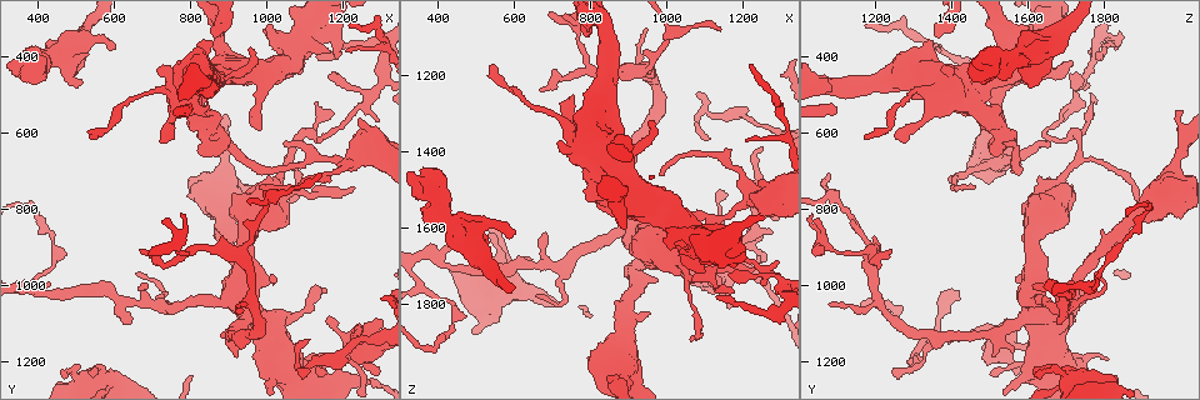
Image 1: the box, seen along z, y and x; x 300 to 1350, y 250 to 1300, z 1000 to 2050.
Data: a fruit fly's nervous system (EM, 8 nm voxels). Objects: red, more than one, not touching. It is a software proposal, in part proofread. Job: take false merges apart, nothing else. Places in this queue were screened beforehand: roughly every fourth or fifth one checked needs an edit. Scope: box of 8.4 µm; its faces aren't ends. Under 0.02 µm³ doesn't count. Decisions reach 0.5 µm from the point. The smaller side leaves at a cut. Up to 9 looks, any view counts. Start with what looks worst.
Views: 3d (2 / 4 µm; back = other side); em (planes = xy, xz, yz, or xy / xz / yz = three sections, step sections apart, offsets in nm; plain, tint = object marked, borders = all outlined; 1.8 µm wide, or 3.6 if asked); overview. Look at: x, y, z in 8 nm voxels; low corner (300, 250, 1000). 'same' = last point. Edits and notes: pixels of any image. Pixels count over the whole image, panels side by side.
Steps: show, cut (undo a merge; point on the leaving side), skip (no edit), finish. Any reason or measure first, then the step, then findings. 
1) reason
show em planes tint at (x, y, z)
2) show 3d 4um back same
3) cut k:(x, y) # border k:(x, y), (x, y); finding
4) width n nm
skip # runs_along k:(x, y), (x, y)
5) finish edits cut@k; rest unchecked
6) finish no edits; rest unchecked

small branch off a trunk
show 3d 4um at (815, 455, 1390)

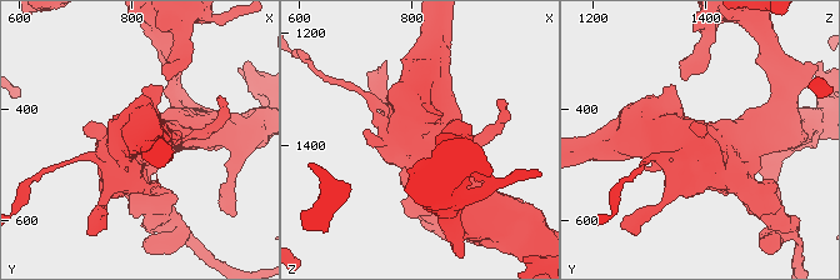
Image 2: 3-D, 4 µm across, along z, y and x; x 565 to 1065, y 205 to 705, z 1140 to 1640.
need the tissue
show em 3.6um xz step 8 tint at (815, 455, 1390)

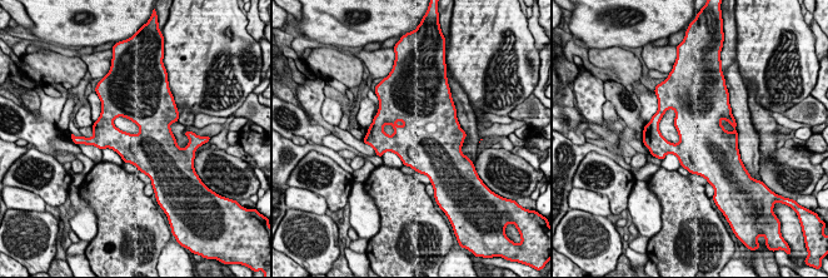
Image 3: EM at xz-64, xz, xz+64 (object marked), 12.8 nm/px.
show em 3.6um planes tint same

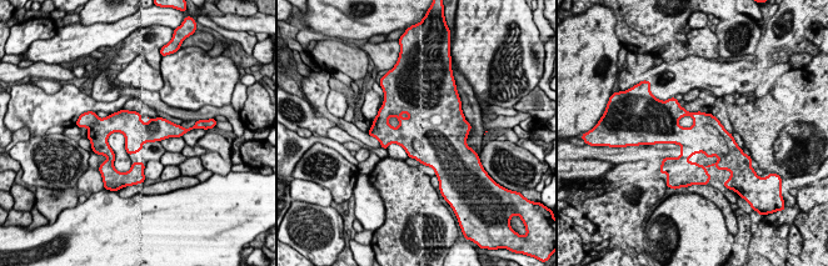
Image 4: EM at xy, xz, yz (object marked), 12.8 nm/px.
skip # runs_along 4:(100, 129), (173, 131); one neuron here

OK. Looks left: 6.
show 3d 2um back at (575, 1245, 1725)

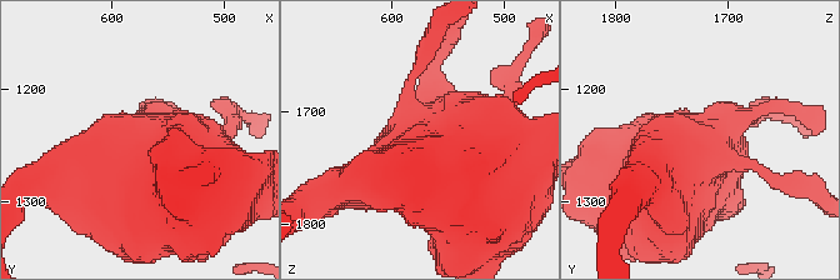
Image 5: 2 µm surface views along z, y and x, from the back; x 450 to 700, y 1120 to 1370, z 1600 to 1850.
shape alone is not enough
show em 3.6um planes tint at (574, 1244, 1730)

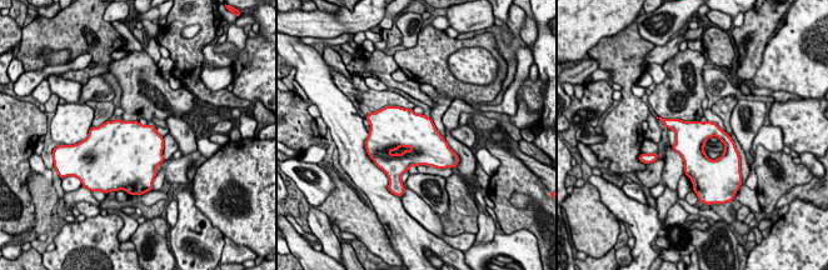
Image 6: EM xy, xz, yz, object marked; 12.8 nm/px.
skip # all the same neuron

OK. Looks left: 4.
thick turns thin
show 3d 2um at (405, 405, 1525)

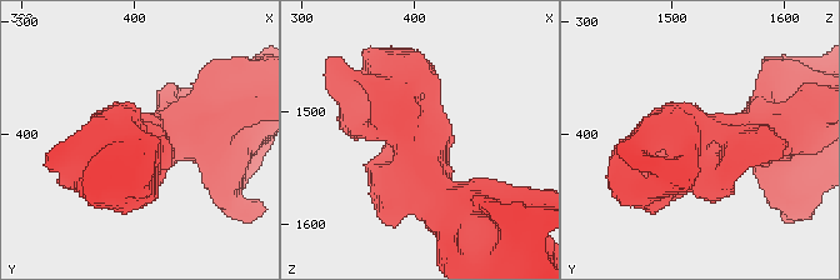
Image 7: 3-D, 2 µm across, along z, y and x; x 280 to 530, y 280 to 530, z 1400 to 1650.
show em xy step 4 plain at (404, 408, 1532)

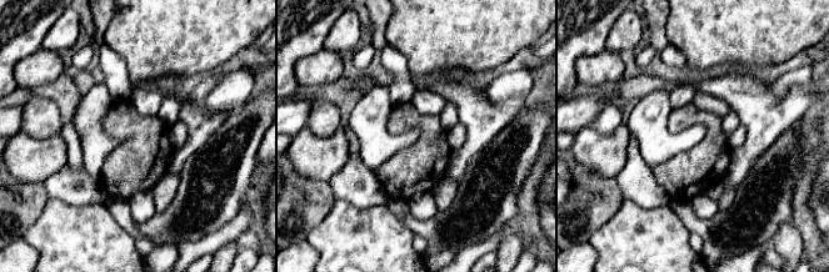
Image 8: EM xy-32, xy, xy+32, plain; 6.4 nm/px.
show em xy step 4 borders same

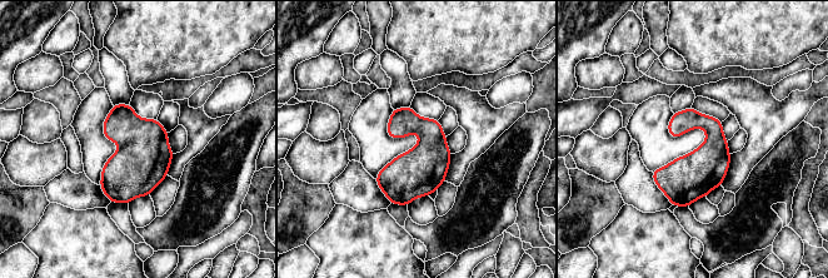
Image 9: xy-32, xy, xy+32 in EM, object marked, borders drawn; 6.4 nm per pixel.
skip # continuous, no second neuron

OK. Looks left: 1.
finish no edits; rest unchecked

